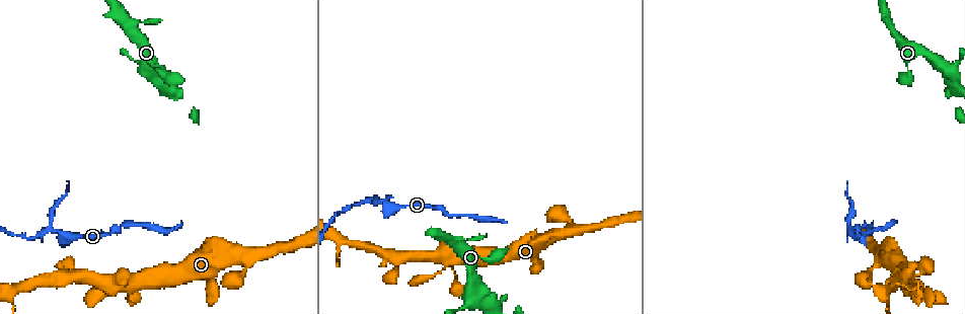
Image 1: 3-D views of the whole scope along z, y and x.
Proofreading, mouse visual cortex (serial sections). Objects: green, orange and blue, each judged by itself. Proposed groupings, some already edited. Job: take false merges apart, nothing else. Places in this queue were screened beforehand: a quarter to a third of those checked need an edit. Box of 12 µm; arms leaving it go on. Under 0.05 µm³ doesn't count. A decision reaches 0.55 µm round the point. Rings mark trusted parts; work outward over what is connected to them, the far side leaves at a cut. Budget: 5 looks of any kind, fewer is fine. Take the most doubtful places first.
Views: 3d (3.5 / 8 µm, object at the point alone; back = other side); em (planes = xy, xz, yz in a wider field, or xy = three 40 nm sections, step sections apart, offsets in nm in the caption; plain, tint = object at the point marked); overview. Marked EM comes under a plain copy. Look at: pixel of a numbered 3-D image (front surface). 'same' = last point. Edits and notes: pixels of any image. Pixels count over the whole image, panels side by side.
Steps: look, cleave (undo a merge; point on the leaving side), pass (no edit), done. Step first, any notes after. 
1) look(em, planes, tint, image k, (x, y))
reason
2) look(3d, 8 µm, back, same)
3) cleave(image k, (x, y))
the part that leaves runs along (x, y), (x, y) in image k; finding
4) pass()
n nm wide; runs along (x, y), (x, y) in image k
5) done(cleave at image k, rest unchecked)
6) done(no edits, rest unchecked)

look(3d, 3.5 µm, image 1, (852, 229))
sharp bend

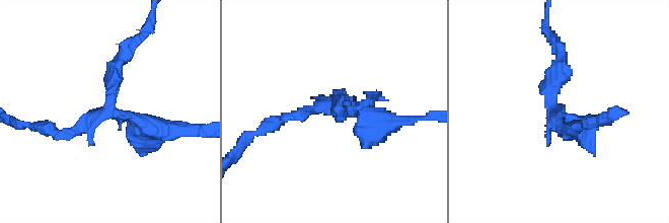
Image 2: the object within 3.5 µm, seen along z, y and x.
look(em, xy, step 3, tint, image 2, (112, 110))
shape alone is not enough

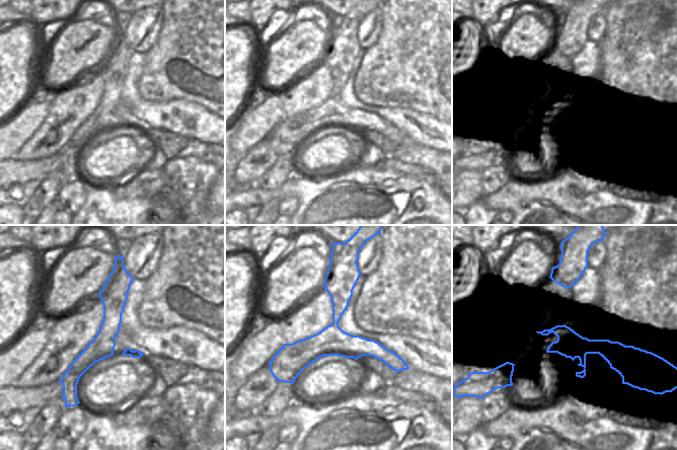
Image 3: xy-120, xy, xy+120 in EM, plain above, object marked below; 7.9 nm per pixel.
cleave(image 2, (119, 71))
240 nm wide; the part that leaves runs along (110, 105), (114, 68), (148, 24) in image 2; a second cell is stuck on

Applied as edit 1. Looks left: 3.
look(overview)
see it whole again

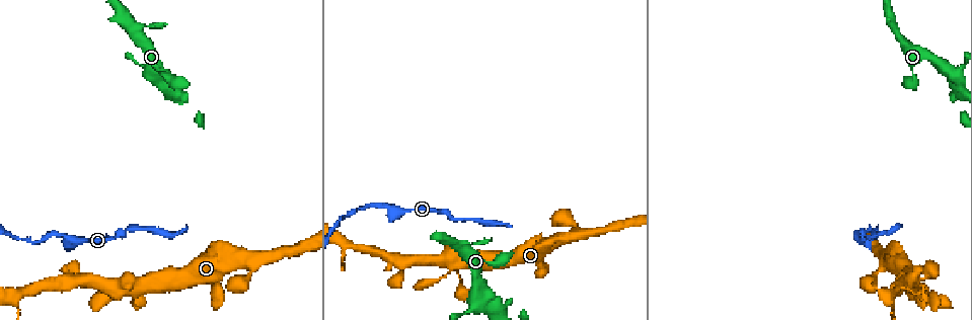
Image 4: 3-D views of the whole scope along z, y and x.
look(3d, 3.5 µm, image 4, (947, 71))
thin neck

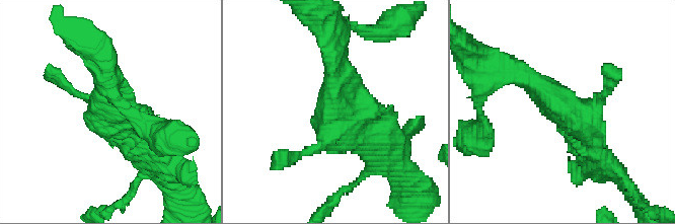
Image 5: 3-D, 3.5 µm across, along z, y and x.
look(em, planes, tint, image 5, (334, 114))

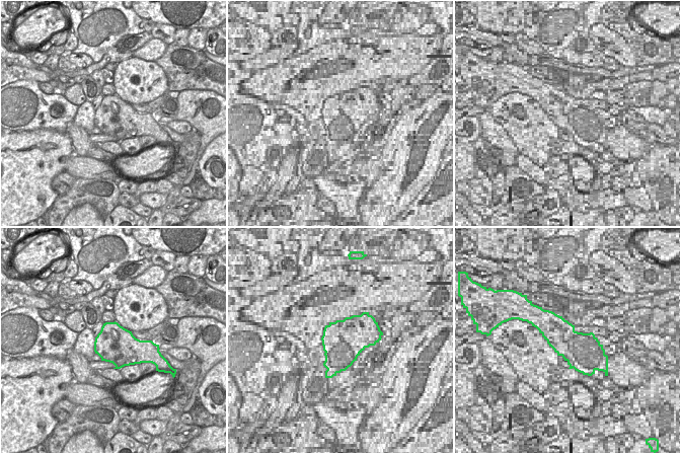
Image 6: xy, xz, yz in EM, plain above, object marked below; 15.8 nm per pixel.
pass()
runs along (524, 76), (577, 117), (602, 160) in image 5; all the same cell

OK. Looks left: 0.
done(cleave at image 2, rest unchecked)

